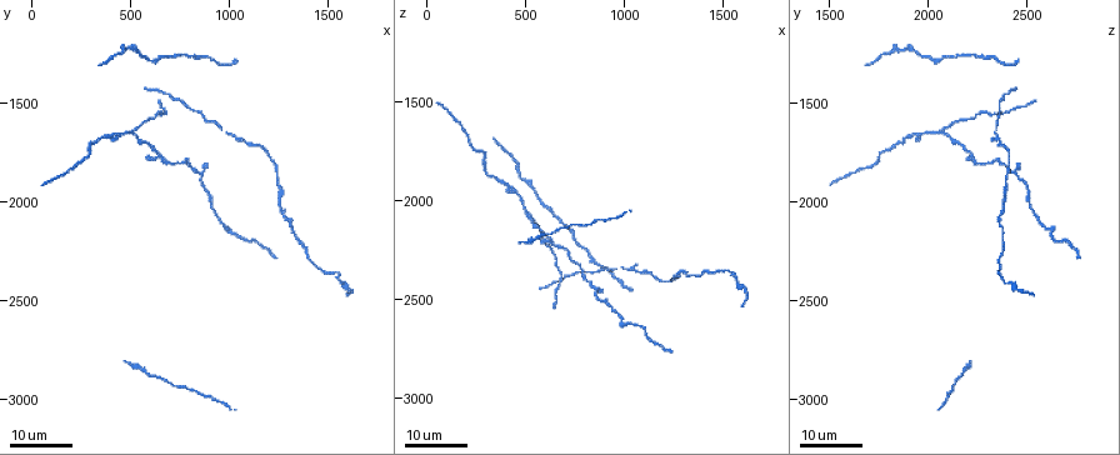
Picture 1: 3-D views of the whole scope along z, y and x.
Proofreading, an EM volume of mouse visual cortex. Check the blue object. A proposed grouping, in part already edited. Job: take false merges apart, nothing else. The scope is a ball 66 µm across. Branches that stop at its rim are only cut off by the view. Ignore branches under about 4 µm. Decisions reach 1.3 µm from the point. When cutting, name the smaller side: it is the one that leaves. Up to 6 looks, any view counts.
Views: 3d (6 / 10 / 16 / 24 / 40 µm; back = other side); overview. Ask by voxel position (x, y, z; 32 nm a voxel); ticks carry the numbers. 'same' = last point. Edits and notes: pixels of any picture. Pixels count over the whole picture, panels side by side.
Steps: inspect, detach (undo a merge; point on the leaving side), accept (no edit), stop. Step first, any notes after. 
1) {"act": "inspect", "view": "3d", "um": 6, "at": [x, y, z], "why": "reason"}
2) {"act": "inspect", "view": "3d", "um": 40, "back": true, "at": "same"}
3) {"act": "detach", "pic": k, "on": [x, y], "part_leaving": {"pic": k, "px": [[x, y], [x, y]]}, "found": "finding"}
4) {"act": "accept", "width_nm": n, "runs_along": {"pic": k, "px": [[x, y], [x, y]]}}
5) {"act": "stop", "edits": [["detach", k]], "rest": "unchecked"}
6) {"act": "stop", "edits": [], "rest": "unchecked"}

{"act": "inspect", "view": "3d", "um": 24, "at": [670, 1560, 2400]}

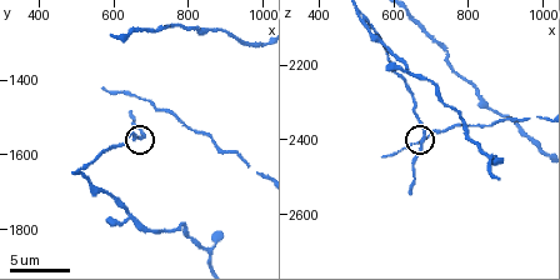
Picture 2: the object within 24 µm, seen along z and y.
{"act": "inspect", "view": "3d", "um": 10, "at": [670, 1540, 2390], "why": "zoom in"}

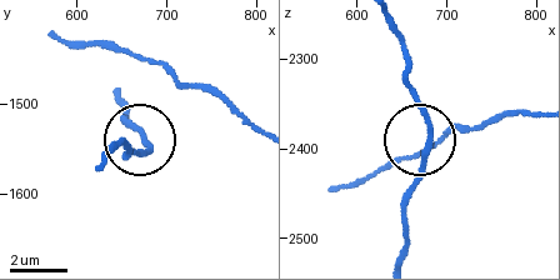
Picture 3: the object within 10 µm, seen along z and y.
{"act": "accept", "width_nm": 180, "found": "continuous, no second cell"}

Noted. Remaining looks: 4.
{"act": "inspect", "view": "3d", "um": 6, "at": [510, 1640, 2070], "why": "branch point"}

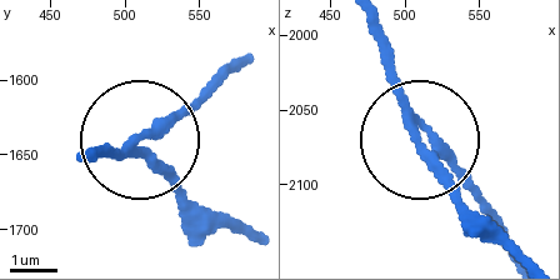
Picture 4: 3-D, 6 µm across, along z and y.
{"act": "inspect", "view": "3d", "um": 6, "back": true, "at": [510, 1650, 2072]}

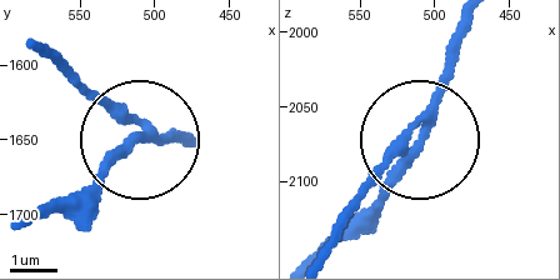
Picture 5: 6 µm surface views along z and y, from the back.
{"act": "accept", "found": "one cell here"}

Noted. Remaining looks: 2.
{"act": "inspect", "view": "3d", "um": 16, "at": [1250, 2010, 2370], "why": "narrows sharply"}

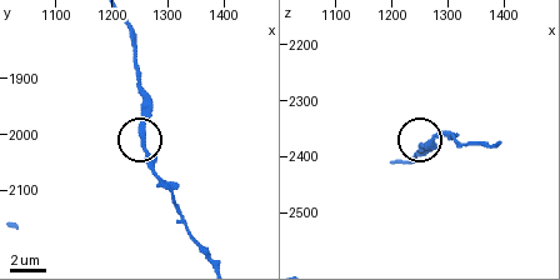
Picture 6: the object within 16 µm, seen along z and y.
{"act": "inspect", "view": "3d", "um": 10, "at": [1255, 2015, 2380]}

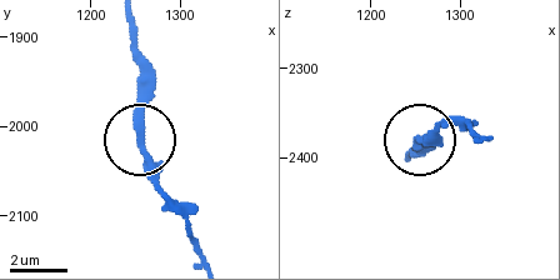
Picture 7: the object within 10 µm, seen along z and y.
{"act": "accept", "runs_along": {"pic": 7, "px": [[130, 23], [143, 79], [143, 151], [164, 206]]}, "found": "continuous, no second cell"}

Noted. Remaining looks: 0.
{"act": "stop", "edits": [], "rest": "unchecked"}

